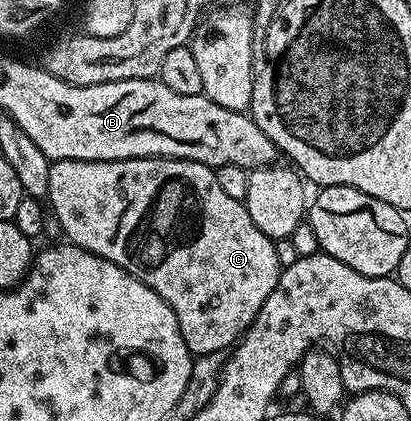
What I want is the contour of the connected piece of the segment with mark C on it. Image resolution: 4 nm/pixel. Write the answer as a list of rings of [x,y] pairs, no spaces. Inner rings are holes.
[[[146,156],[136,160],[57,160],[52,163],[49,170],[49,190],[46,199],[49,201],[50,211],[51,208],[55,211],[55,220],[59,223],[60,230],[67,235],[64,237],[70,243],[121,266],[130,276],[135,276],[141,282],[145,282],[145,286],[149,286],[173,309],[177,314],[177,326],[181,330],[181,338],[185,338],[185,346],[195,356],[208,356],[214,352],[222,353],[230,349],[247,331],[253,318],[257,318],[261,306],[265,306],[265,298],[273,294],[273,286],[277,286],[279,281],[281,269],[277,262],[275,241],[261,230],[257,230],[257,222],[249,218],[249,210],[244,201],[229,198],[229,194],[221,190],[215,177],[215,169],[207,164],[157,156]]]

